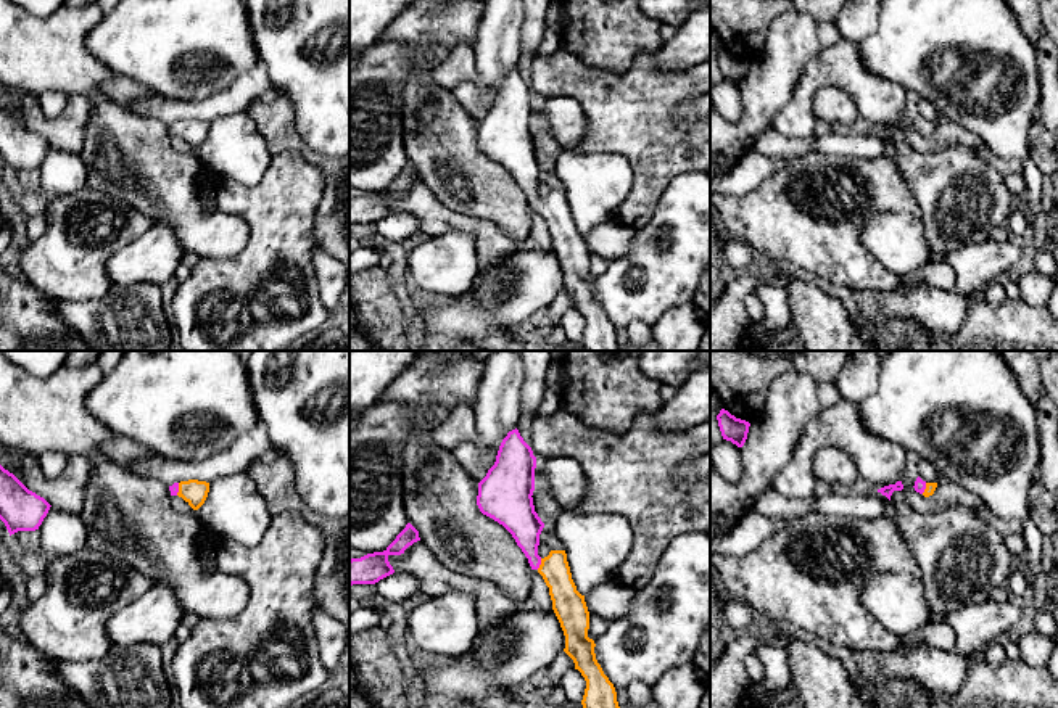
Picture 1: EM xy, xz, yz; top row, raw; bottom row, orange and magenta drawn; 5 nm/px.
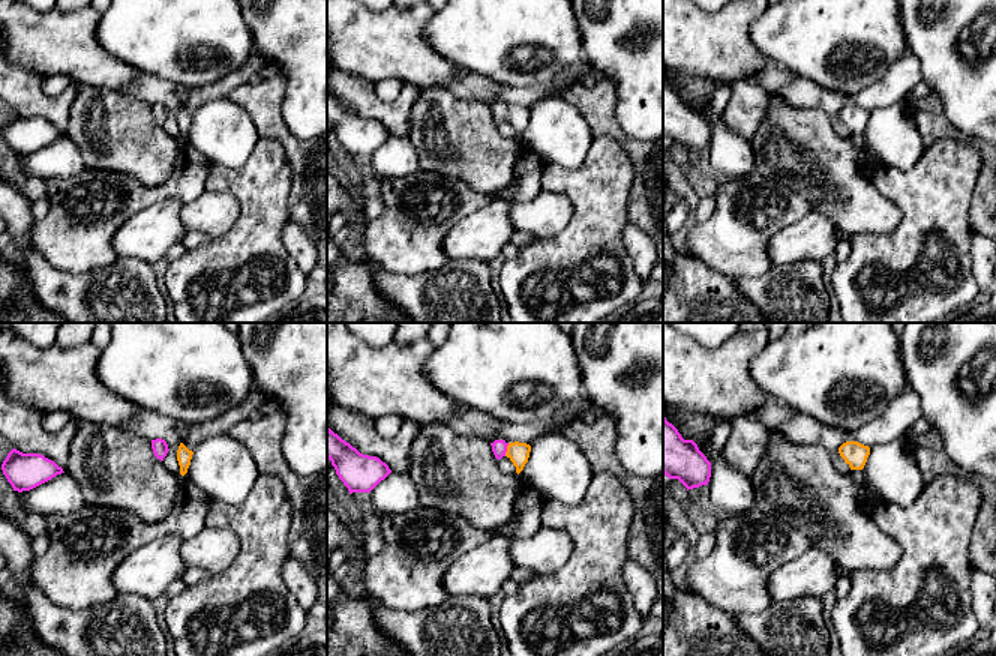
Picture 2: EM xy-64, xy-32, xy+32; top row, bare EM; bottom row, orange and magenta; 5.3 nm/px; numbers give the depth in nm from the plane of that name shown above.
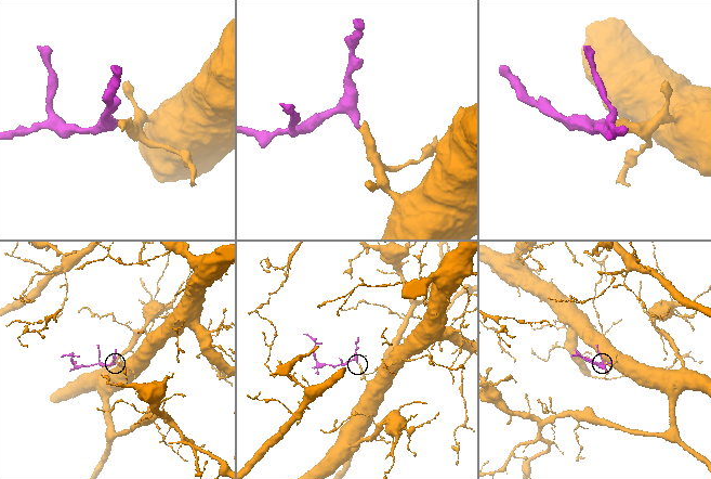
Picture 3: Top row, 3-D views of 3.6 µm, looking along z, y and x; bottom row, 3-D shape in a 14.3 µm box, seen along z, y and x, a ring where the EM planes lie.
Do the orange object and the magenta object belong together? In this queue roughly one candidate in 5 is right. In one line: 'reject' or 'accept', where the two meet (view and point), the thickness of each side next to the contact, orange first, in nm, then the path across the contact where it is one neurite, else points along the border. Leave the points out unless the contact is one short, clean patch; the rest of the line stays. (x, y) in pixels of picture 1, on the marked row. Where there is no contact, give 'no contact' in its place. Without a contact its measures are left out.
accept | xz (541, 563) | 160/170 nm | across xz (569, 605), (561, 583), (541, 563), (530, 551), (520, 520)

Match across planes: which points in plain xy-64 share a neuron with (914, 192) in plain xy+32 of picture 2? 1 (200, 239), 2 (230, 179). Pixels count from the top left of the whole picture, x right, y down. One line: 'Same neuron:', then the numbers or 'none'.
Same neuron: 2

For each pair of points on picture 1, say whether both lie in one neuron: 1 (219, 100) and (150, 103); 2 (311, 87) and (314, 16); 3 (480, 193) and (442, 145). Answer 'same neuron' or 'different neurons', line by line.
1: same neuron
2: same neuron
3: same neuron

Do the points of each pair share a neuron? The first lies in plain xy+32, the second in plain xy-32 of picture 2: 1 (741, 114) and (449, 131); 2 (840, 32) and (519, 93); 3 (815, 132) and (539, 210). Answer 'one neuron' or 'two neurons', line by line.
1: two neurons
2: two neurons
3: one neuron

